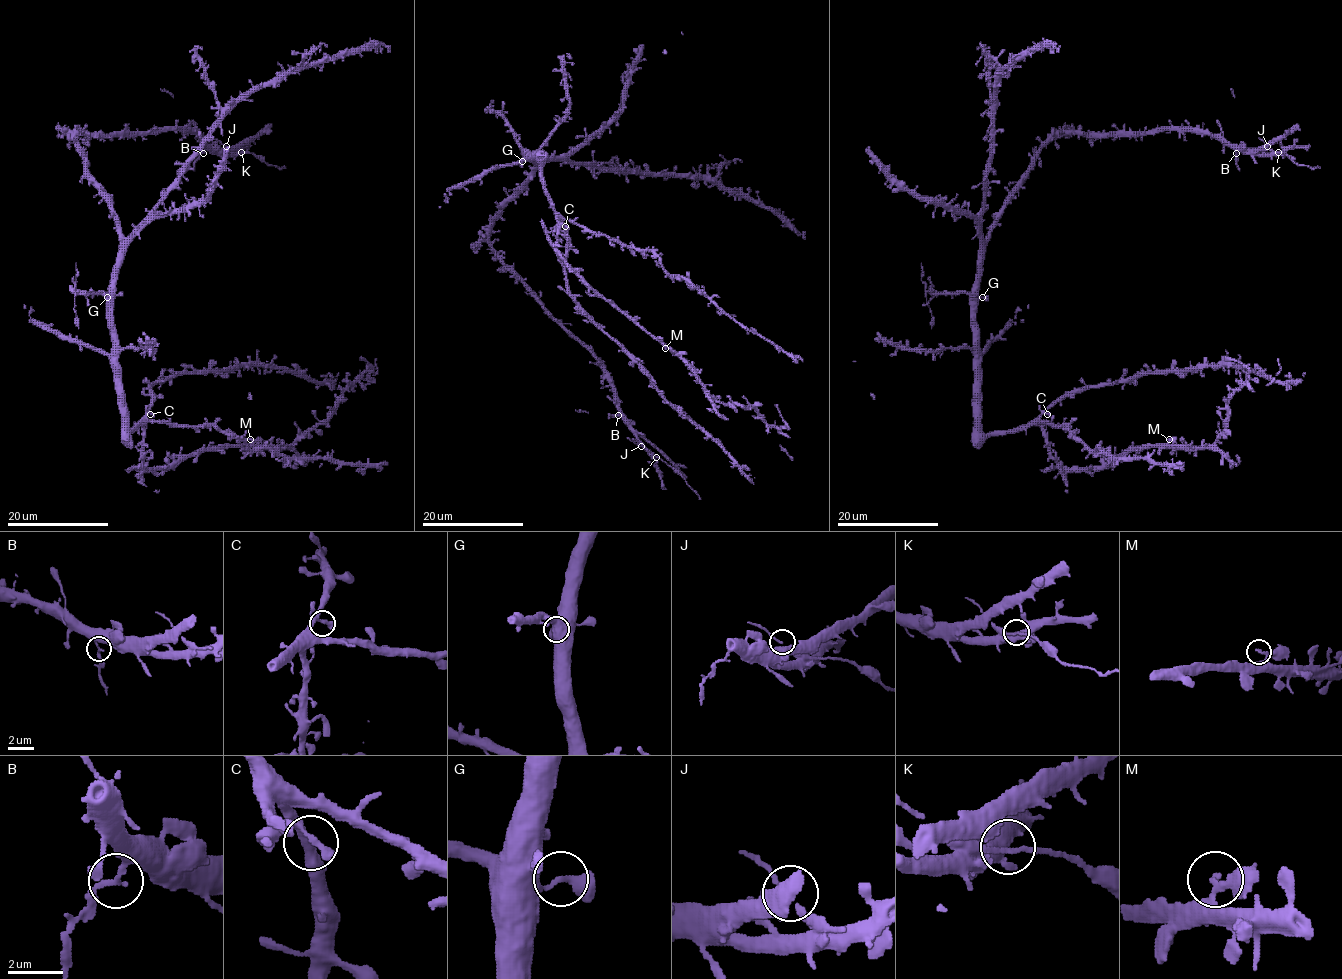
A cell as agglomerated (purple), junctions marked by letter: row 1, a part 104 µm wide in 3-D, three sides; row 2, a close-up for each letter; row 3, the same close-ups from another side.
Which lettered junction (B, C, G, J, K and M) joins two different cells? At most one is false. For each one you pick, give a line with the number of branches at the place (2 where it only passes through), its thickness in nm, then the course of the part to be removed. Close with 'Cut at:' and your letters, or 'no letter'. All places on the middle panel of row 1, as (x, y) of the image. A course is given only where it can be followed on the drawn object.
B: branches 2; calibre 190 nm
Cut at: B

